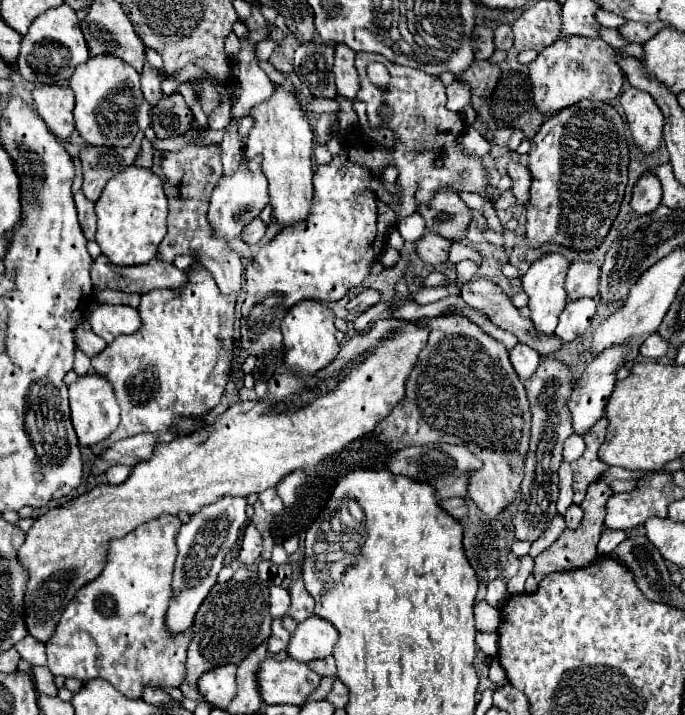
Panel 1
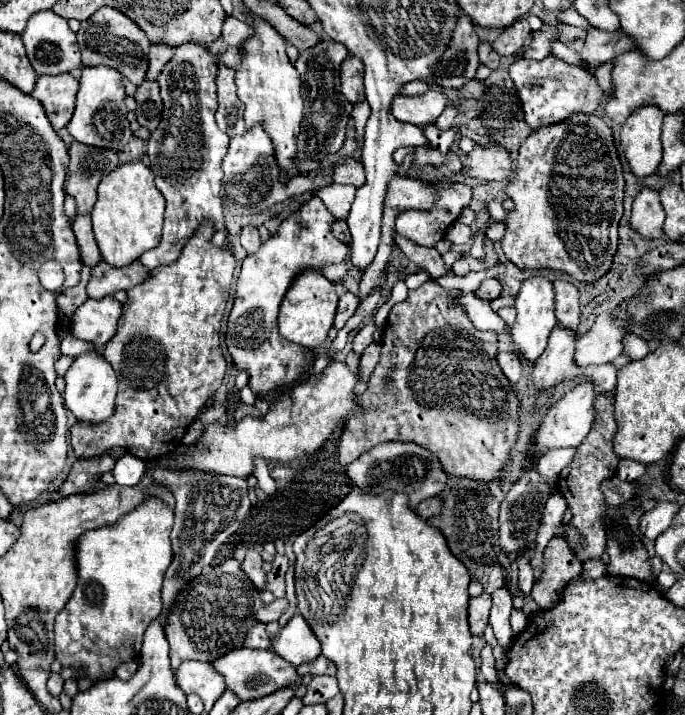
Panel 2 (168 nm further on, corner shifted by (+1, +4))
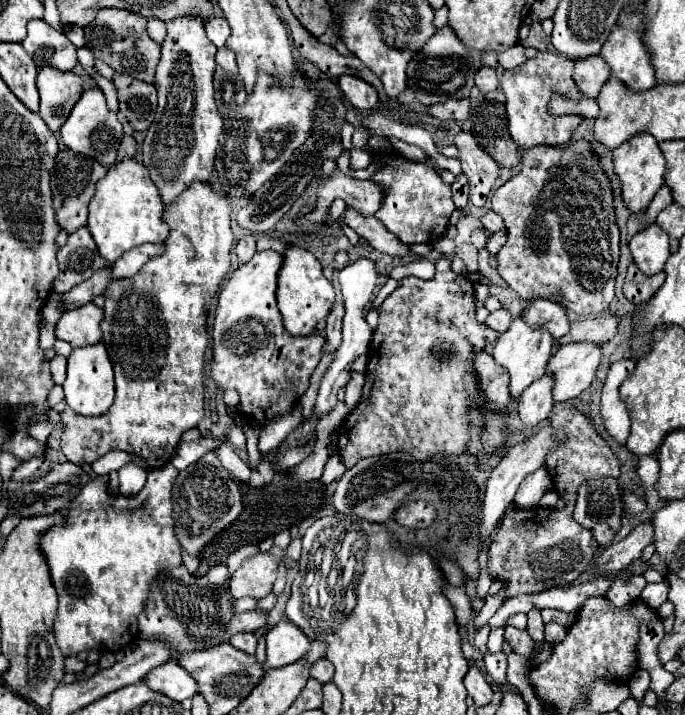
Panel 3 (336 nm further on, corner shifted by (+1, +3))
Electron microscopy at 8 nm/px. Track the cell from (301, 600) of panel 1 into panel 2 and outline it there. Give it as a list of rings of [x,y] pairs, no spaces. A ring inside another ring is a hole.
[[[277,598],[271,604],[267,604],[265,608],[261,608],[261,612],[257,612],[257,620],[265,622],[265,624],[273,622],[273,620],[279,620],[279,616],[287,610],[287,606],[289,606],[287,598]]]

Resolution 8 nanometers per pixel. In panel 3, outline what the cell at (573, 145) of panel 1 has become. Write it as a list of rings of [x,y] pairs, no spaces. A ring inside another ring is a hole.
[[[585,139],[581,141],[575,141],[571,145],[565,145],[565,149],[545,149],[545,147],[539,147],[539,149],[529,149],[529,153],[523,153],[523,161],[521,161],[523,169],[519,175],[515,175],[513,179],[509,179],[505,185],[501,185],[493,197],[491,197],[491,203],[493,203],[493,211],[499,213],[505,221],[505,227],[507,227],[507,243],[503,245],[503,249],[499,251],[497,255],[497,261],[499,261],[499,275],[503,277],[503,281],[507,283],[507,287],[511,287],[521,299],[525,301],[533,301],[533,299],[549,299],[549,301],[555,301],[559,305],[563,305],[565,309],[577,313],[577,315],[583,315],[583,317],[589,317],[589,315],[597,315],[597,313],[603,313],[605,309],[609,309],[613,297],[615,297],[615,277],[617,277],[617,261],[619,261],[619,229],[617,229],[617,223],[615,223],[615,211],[613,211],[613,197],[611,197],[611,183],[609,179],[605,177],[597,157],[591,153],[589,149],[589,143]]]

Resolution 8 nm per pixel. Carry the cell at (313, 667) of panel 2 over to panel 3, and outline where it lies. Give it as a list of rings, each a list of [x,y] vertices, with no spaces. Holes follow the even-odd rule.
[[[319,659],[311,665],[311,677],[321,681],[321,683],[327,683],[333,679],[333,665],[327,661],[327,659]]]

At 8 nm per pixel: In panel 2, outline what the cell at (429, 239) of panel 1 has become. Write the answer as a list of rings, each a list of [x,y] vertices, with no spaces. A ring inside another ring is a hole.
[[[435,184],[439,192],[437,206],[429,212],[421,210],[409,210],[401,212],[395,220],[395,232],[405,236],[407,240],[419,244],[419,246],[435,246],[439,240],[443,240],[443,234],[447,228],[457,220],[457,216],[463,212],[463,208],[471,200],[471,188],[467,184]]]

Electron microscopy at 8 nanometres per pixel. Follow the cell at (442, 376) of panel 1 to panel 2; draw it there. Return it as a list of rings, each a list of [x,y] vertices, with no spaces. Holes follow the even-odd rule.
[[[427,280],[417,290],[409,290],[407,300],[391,308],[381,338],[381,360],[369,378],[367,390],[361,394],[365,412],[351,416],[341,434],[339,462],[343,466],[351,464],[377,444],[415,442],[429,448],[441,460],[449,476],[469,478],[483,484],[501,482],[501,472],[509,464],[511,450],[517,444],[521,400],[497,362],[497,334],[477,330],[461,308],[449,304],[451,298],[453,294],[441,288],[435,280]],[[385,372],[393,372],[391,384],[385,384]],[[381,384],[385,384],[385,396],[379,392]]]

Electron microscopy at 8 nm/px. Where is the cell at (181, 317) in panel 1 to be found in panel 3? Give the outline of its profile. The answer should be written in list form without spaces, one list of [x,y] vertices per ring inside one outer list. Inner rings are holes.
[[[193,181],[189,185],[189,189],[185,189],[177,199],[173,199],[169,205],[163,205],[163,221],[169,225],[169,237],[165,239],[165,251],[157,257],[153,257],[151,261],[147,261],[141,271],[131,277],[131,279],[115,279],[111,281],[111,285],[105,289],[105,317],[101,321],[101,331],[103,331],[103,343],[109,351],[109,357],[111,357],[111,363],[113,363],[113,369],[115,369],[115,401],[111,405],[111,409],[99,417],[85,417],[85,415],[79,415],[75,413],[73,409],[65,407],[65,411],[61,413],[61,421],[67,423],[67,429],[63,431],[61,435],[61,449],[65,453],[65,457],[71,461],[71,463],[93,463],[95,459],[99,459],[101,455],[109,453],[109,451],[127,451],[131,455],[137,455],[137,457],[143,457],[147,461],[147,465],[153,469],[161,469],[163,465],[167,465],[171,461],[171,455],[181,439],[181,433],[195,427],[203,415],[205,415],[205,409],[203,409],[203,367],[205,367],[205,347],[207,347],[207,327],[205,327],[205,321],[207,321],[207,311],[209,311],[209,305],[213,301],[213,297],[217,295],[217,289],[219,289],[219,283],[223,281],[223,277],[227,275],[229,267],[231,267],[231,245],[233,245],[233,233],[231,233],[231,203],[229,203],[229,197],[227,195],[221,195],[217,193],[211,183],[203,183],[203,181]]]

